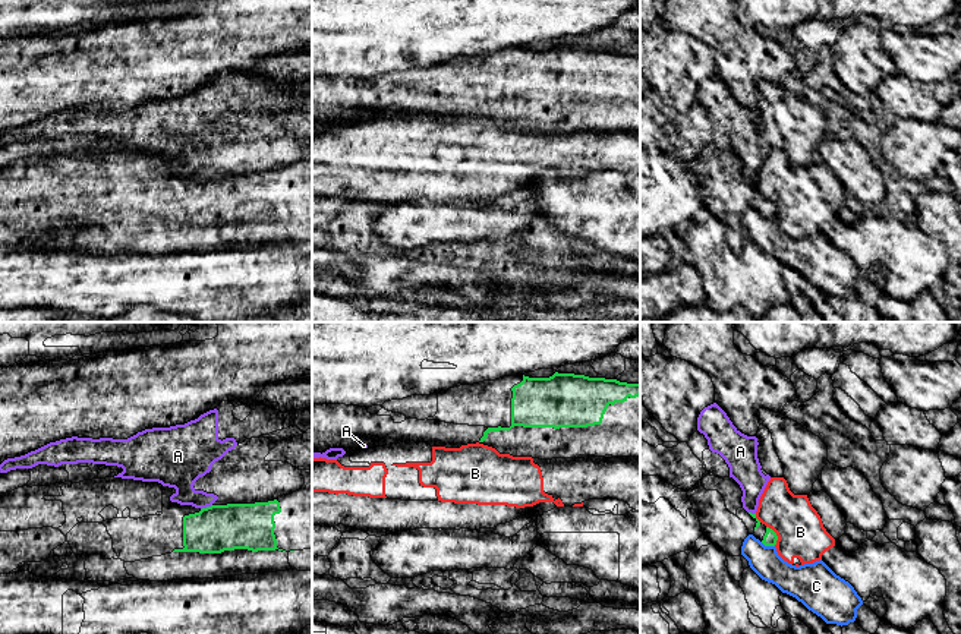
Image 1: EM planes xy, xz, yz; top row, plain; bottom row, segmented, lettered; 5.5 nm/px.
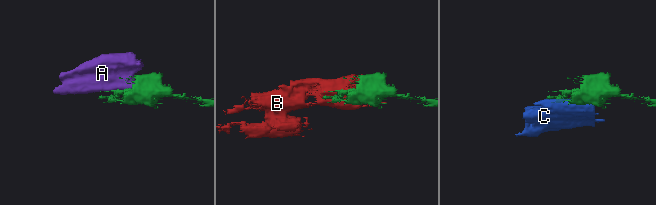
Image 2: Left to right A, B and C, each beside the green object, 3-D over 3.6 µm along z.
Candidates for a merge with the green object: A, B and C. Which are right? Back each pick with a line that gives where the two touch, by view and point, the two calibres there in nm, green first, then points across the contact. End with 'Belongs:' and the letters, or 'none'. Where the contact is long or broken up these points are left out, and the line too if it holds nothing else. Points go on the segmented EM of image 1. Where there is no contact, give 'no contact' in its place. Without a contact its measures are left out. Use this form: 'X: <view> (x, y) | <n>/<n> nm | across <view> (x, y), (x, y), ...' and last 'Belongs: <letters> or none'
Belongs: none

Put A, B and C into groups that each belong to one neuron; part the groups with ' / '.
A / B C

